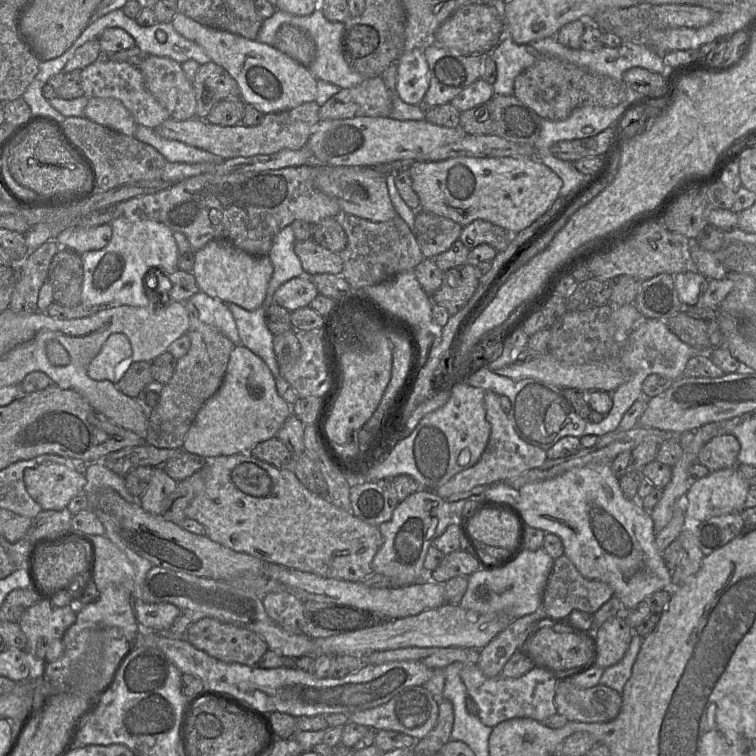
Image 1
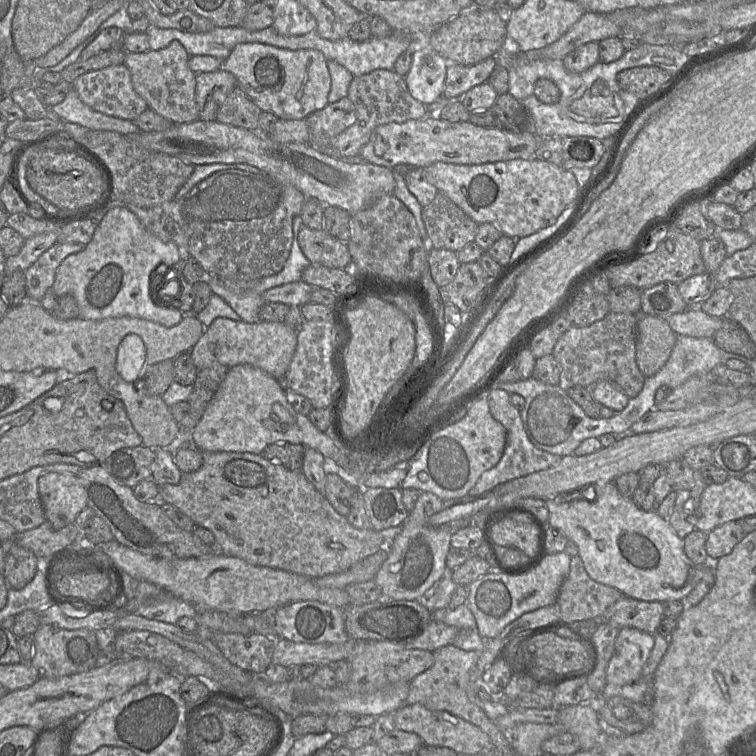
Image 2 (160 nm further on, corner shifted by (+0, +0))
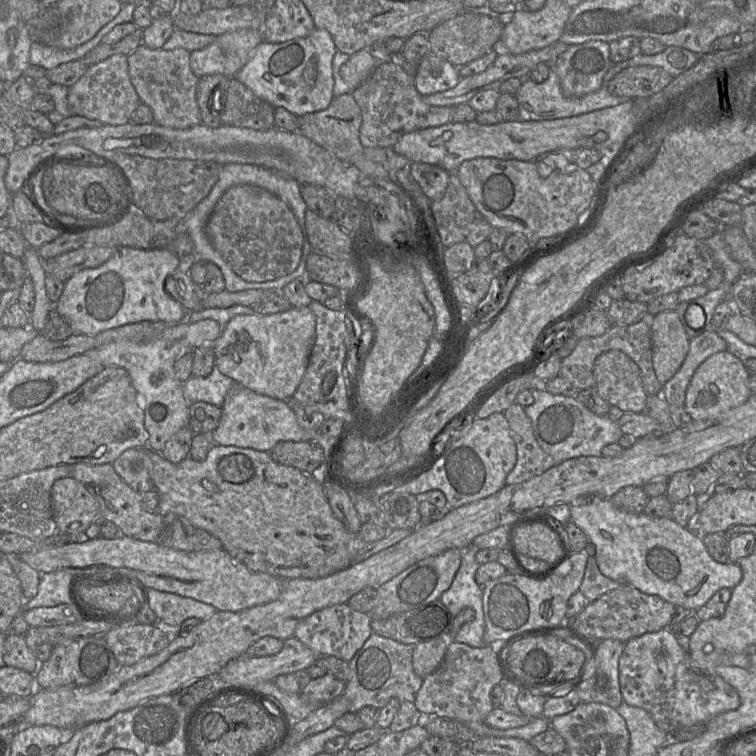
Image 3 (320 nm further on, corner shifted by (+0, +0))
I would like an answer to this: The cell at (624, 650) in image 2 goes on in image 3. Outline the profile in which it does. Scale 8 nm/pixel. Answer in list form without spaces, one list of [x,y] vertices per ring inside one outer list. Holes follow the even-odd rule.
[[[669,628],[625,642],[618,668],[623,701],[643,708],[667,734],[708,723],[713,717],[736,710],[741,704],[736,689],[722,677],[706,675],[693,668],[688,652]]]

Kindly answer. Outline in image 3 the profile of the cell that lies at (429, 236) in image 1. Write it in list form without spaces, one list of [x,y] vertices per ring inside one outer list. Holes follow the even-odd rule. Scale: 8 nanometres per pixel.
[[[451,173],[444,197],[431,202],[431,211],[445,248],[461,242],[475,248],[488,240],[494,228],[475,207],[456,173]]]

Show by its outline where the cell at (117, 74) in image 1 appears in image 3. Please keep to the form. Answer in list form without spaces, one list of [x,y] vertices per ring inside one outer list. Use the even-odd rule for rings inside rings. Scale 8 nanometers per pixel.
[[[115,54],[88,67],[81,78],[68,91],[68,105],[73,115],[94,119],[109,125],[130,122],[132,113],[141,100],[129,75],[128,55]]]

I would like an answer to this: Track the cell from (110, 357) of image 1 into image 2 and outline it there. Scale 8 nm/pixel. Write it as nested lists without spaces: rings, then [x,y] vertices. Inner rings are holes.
[[[137,334],[126,335],[117,349],[116,369],[120,376],[134,382],[144,366],[146,359],[146,347]]]

